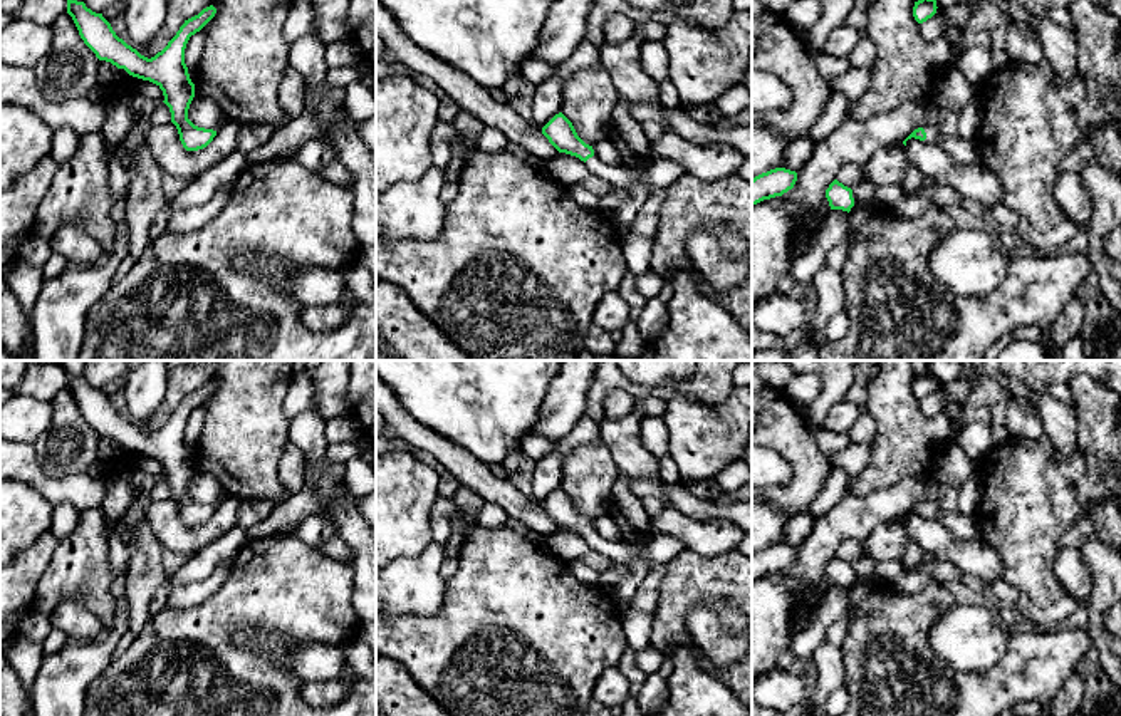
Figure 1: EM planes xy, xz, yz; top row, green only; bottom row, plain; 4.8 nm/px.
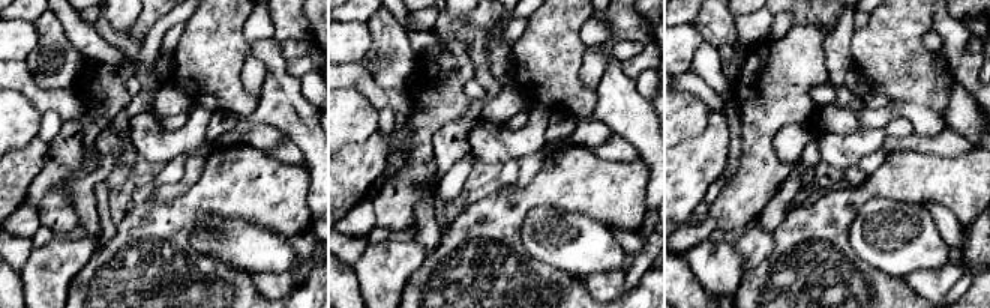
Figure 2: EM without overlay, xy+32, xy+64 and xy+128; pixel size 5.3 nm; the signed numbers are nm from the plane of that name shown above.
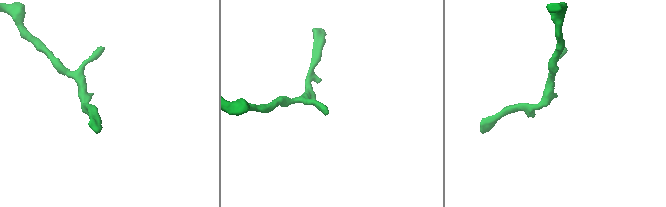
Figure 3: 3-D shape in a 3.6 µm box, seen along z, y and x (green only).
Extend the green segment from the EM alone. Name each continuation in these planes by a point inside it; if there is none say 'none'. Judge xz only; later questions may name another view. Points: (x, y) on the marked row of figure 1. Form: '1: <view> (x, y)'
1: xz (621, 176)

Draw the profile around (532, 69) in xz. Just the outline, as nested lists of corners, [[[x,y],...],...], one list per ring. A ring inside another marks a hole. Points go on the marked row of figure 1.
[[[535,55],[525,57],[520,62],[520,74],[522,74],[522,77],[527,82],[532,82],[535,86],[539,86],[540,82],[544,82],[550,75],[554,75],[555,70],[557,70],[555,64],[544,62],[540,59],[537,59]]]

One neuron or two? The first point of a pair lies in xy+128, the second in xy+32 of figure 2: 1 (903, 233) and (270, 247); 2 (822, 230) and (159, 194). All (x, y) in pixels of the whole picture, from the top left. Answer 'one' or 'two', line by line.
1: one
2: two

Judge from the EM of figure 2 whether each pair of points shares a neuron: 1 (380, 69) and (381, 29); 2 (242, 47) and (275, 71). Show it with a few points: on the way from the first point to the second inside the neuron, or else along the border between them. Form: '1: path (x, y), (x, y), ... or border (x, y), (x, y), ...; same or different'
1: path (381, 59), (381, 39); same
2: border (249, 45), (251, 50); different

